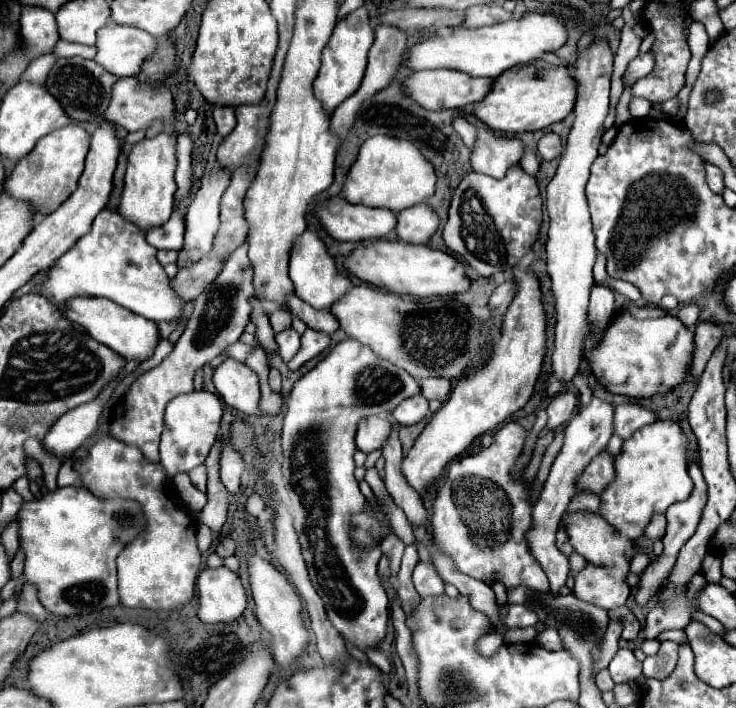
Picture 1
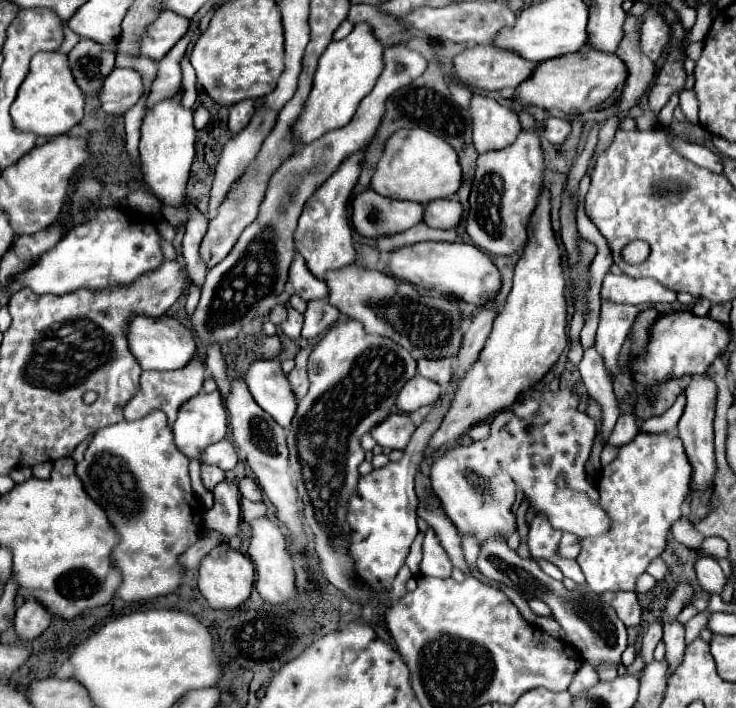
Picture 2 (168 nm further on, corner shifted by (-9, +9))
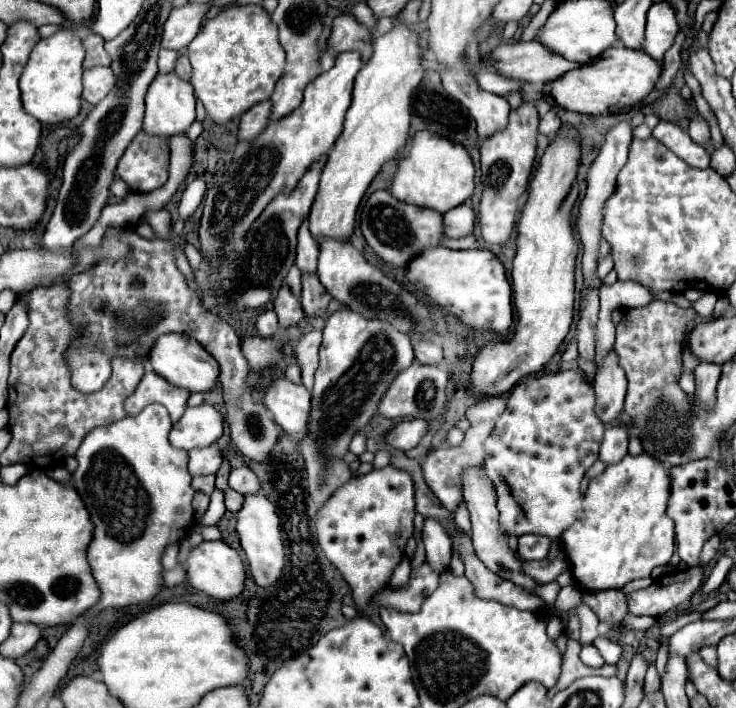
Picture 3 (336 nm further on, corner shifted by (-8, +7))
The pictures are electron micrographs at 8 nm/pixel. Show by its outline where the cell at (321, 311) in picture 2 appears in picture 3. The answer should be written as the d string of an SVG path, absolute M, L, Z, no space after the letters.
M304 275L302 277L302 299L300 299L300 303L302 303L302 309L304 309L308 319L322 317L326 313L330 299L332 297L324 291L324 287L316 275Z

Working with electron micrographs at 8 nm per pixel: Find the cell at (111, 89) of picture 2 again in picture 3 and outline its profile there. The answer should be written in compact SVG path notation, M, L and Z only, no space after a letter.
M92 67L84 71L82 85L84 85L82 97L88 103L98 105L116 87L116 75L110 67Z

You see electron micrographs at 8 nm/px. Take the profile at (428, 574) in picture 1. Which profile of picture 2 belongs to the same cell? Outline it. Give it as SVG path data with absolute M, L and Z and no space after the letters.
M427 529L425 541L423 541L423 561L421 561L421 575L427 577L451 577L451 561L445 549L441 549L441 543L437 541L437 535L433 529Z

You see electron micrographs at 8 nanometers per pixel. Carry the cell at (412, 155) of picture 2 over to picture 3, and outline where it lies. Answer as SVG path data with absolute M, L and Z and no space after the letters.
M430 131L412 135L412 151L398 161L398 171L388 189L396 199L418 207L428 207L440 213L464 203L474 191L474 165L468 151L454 141L448 141Z

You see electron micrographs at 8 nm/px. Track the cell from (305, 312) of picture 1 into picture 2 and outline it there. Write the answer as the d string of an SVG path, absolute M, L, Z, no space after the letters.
M299 253L295 255L295 259L291 263L289 283L291 283L293 291L299 293L305 301L327 297L327 285L325 285L325 281L313 277L313 273L309 273L309 269L305 265L305 259Z

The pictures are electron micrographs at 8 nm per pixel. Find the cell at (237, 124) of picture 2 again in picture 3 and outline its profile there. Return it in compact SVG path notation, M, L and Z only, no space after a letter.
M262 101L254 107L250 107L242 117L238 125L238 139L240 141L252 141L260 131L266 129L268 125L268 115L270 115L270 103Z

